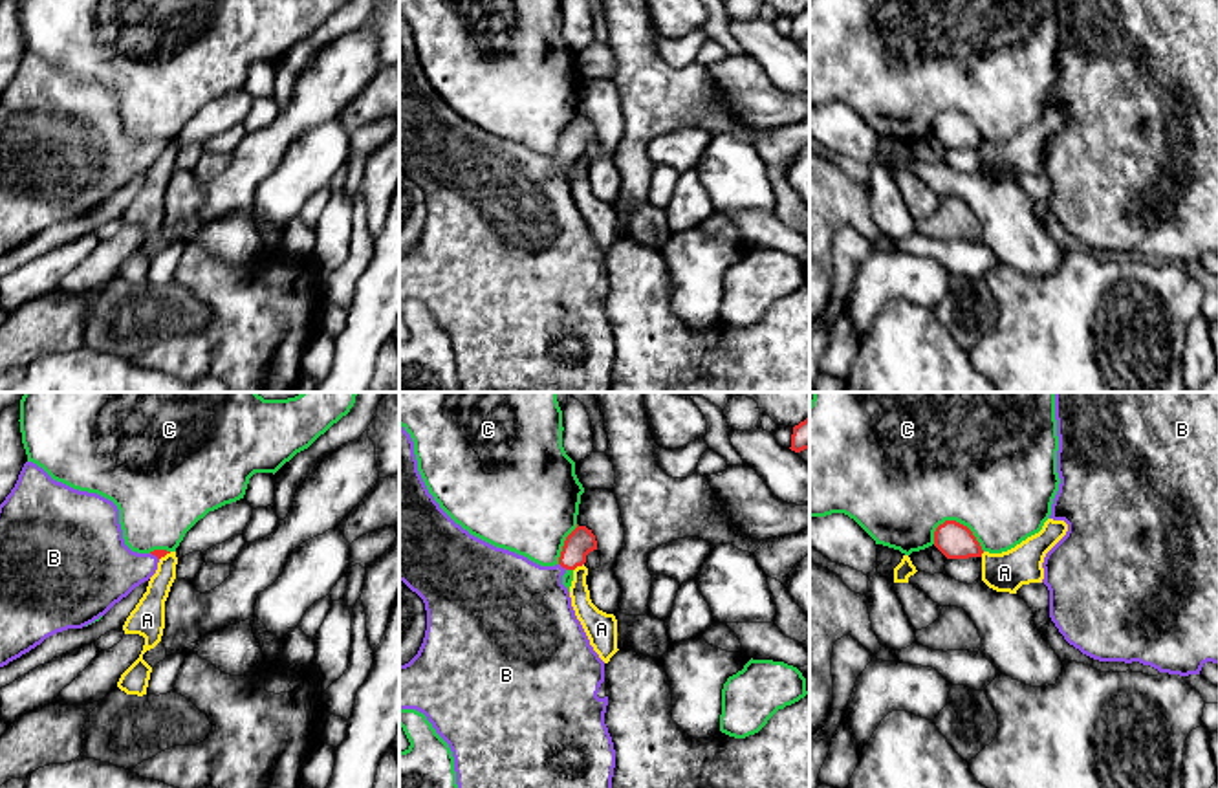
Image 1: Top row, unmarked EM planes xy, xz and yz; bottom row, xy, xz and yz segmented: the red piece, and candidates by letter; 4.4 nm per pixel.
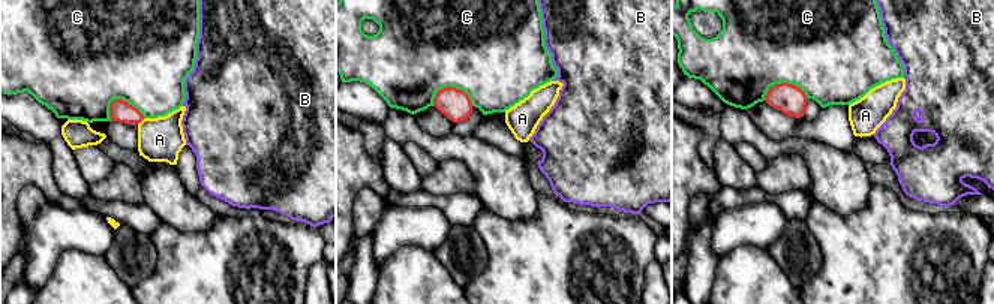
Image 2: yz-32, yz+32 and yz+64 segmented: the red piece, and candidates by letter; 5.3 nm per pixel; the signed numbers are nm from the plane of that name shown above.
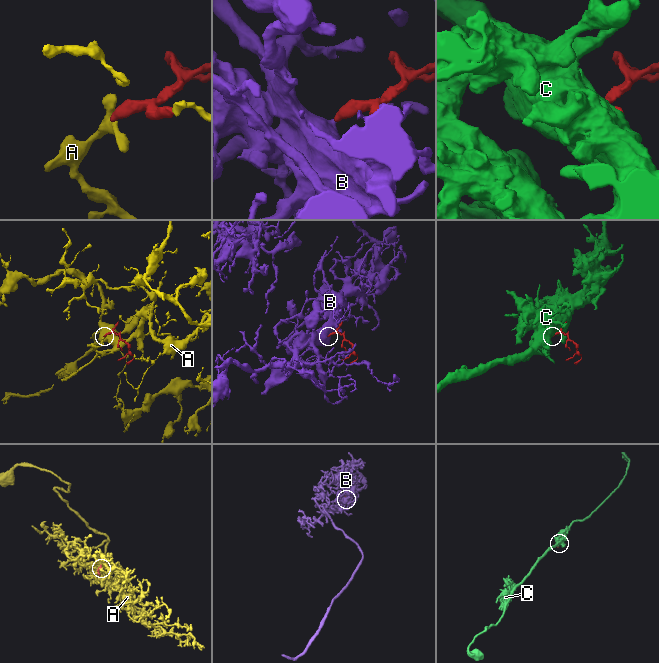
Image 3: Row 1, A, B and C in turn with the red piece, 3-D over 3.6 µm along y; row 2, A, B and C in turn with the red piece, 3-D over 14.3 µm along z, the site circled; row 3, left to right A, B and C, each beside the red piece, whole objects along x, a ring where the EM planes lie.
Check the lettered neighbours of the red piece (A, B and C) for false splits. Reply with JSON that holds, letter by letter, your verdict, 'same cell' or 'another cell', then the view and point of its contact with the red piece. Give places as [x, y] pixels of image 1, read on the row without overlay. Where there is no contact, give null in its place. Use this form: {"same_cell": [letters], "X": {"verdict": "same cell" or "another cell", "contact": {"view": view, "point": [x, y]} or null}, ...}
{"same_cell": ["B"], "A": {"verdict": "another cell", "contact": {"view": "xz", "point": [577, 154]}}, "B": {"verdict": "same cell", "contact": {"view": "xz", "point": [563, 156]}}, "C": {"verdict": "another cell", "contact": {"view": "yz", "point": [962, 114]}}}

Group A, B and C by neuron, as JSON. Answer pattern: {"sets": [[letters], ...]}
{"sets": [["A"], ["B"], ["C"]]}

